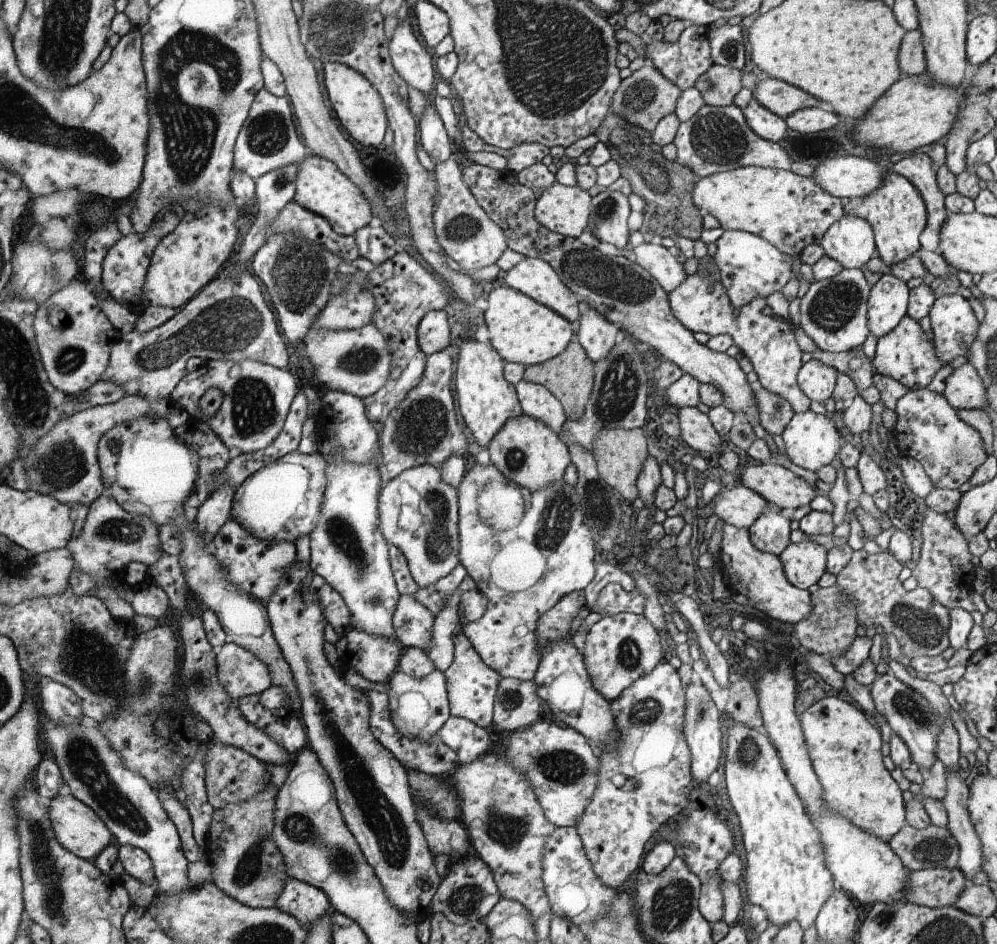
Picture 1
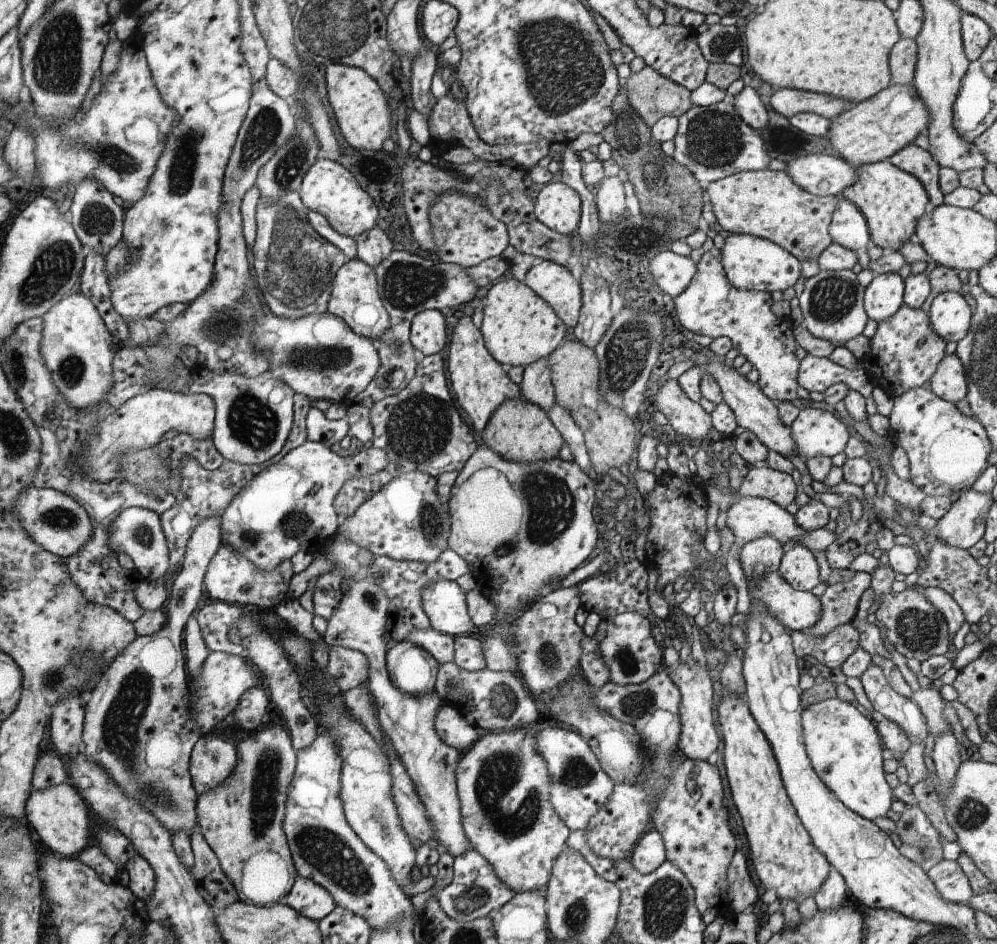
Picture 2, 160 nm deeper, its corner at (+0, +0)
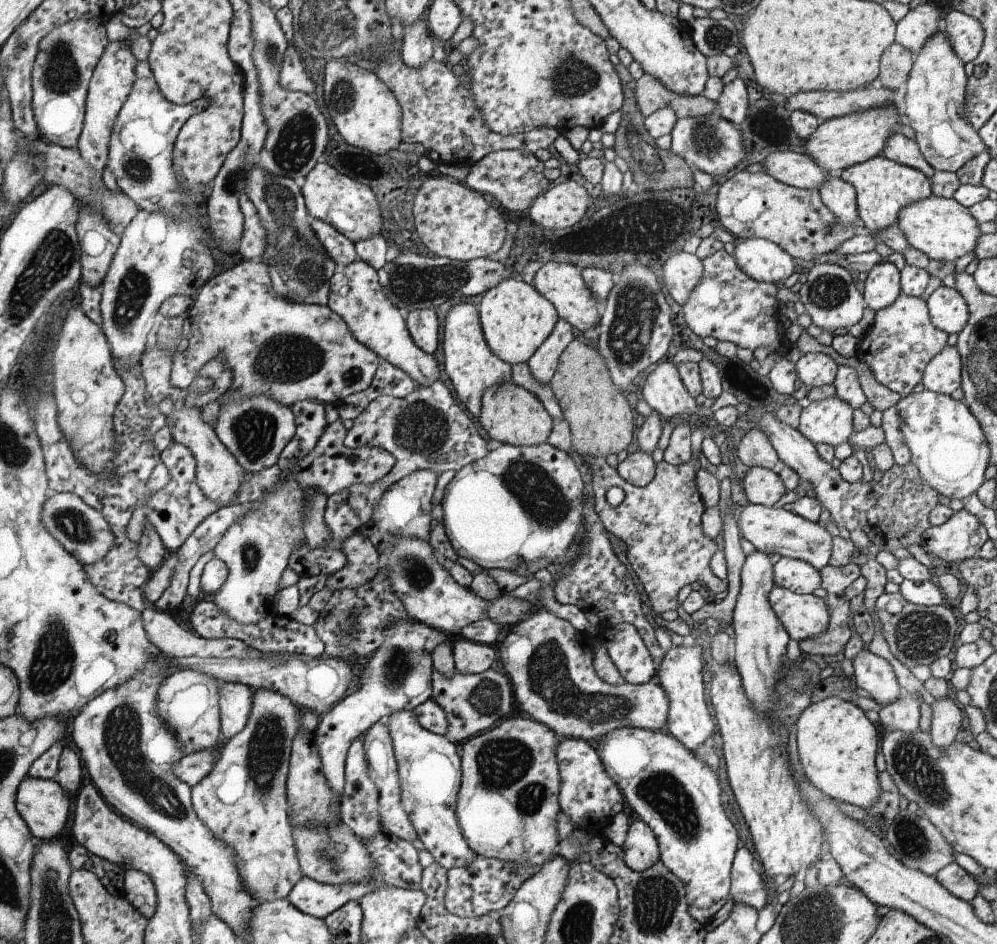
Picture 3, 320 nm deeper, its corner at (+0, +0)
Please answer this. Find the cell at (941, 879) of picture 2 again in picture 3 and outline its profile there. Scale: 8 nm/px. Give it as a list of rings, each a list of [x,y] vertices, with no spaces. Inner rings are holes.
[[[956,862],[942,867],[935,877],[946,890],[966,902],[971,903],[978,893],[978,881]]]

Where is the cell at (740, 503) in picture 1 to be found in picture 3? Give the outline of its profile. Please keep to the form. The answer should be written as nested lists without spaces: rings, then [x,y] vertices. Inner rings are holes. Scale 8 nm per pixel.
[[[752,505],[740,510],[741,518],[737,522],[742,539],[749,540],[758,551],[767,555],[780,554],[808,562],[817,571],[829,564],[833,537],[820,523],[798,516],[794,511],[786,511],[783,507],[773,508]]]

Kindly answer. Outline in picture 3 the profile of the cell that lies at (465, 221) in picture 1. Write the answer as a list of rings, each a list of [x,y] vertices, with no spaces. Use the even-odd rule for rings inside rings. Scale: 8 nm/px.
[[[443,177],[424,179],[424,182],[417,182],[417,184],[416,190],[411,194],[414,224],[422,242],[430,252],[440,257],[470,262],[477,258],[486,258],[502,248],[506,238],[506,220],[494,206],[490,206],[484,198],[480,198],[482,193],[466,188],[466,183],[452,182]]]

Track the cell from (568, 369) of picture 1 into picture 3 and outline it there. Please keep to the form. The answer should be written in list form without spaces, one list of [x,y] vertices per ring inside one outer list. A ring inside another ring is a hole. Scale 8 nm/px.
[[[574,340],[559,360],[559,368],[549,382],[555,399],[562,409],[563,418],[569,424],[571,443],[582,456],[606,457],[627,449],[634,438],[634,414],[626,396],[611,378],[604,358],[598,352],[598,380],[596,380],[596,348]]]

